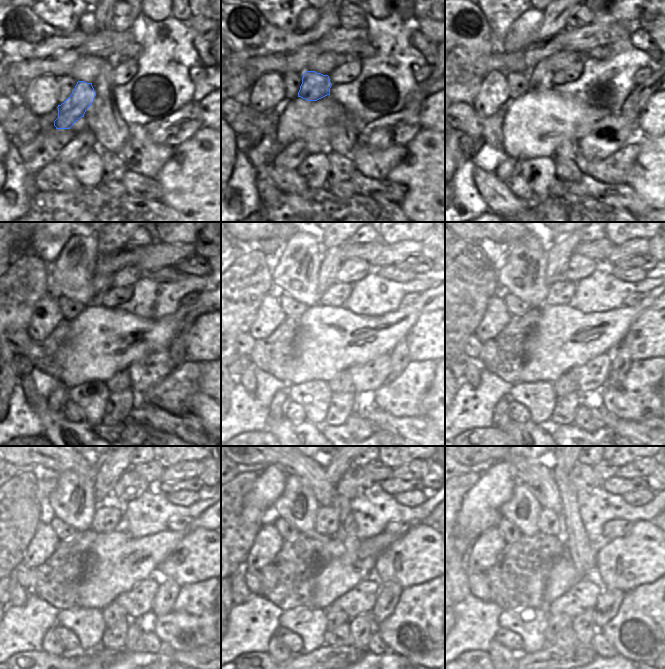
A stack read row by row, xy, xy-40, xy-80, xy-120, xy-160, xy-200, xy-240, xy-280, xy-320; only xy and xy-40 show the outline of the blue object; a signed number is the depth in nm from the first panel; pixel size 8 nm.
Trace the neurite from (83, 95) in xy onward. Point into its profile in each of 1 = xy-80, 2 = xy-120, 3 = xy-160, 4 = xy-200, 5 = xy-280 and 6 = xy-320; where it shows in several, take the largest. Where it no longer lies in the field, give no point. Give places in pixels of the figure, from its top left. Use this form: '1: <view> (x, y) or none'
1: xy-80 (540, 78)
2: xy-120 (101, 283)
3: xy-160 (333, 258)
4: xy-200 (559, 251)
5: xy-280 (335, 466)
6: xy-320 (568, 466)

